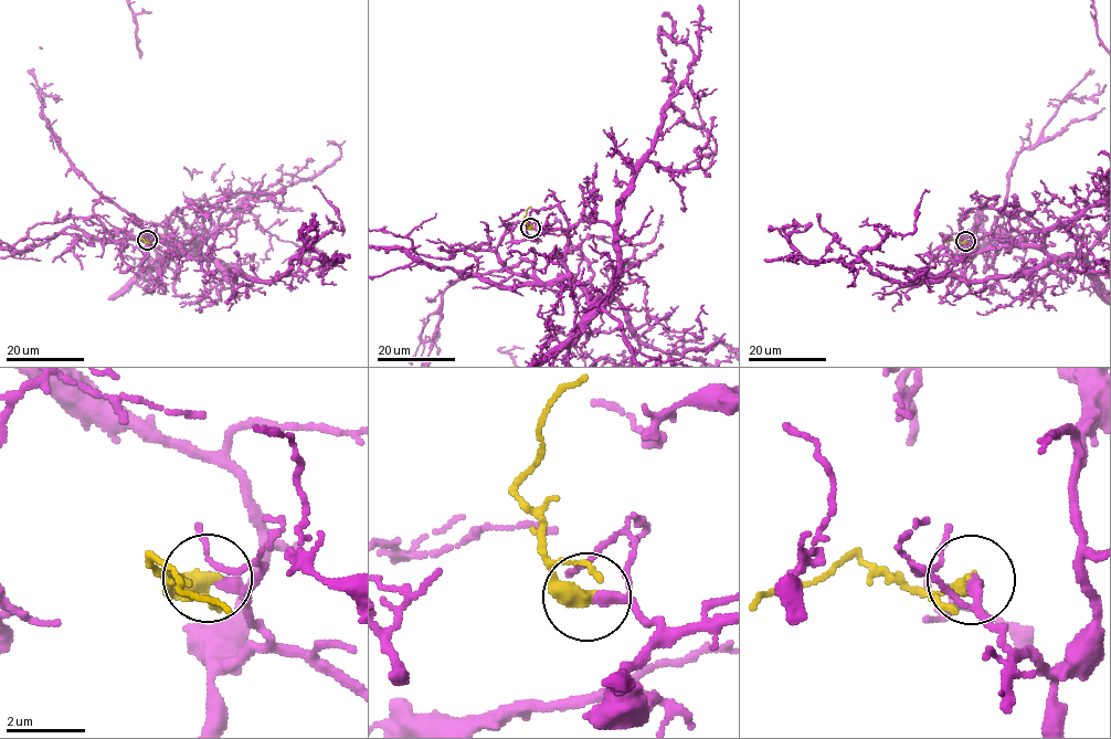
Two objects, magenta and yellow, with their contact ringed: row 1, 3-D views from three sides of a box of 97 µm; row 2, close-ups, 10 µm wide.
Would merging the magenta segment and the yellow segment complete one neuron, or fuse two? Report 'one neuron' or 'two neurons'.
one neuron

